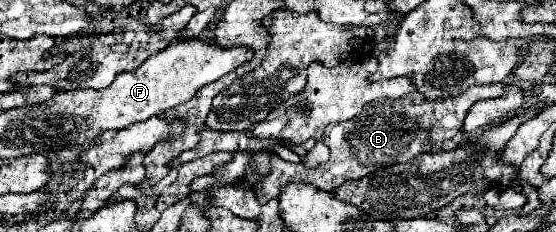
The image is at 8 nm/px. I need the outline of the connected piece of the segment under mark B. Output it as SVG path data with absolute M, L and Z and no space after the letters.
M487 84L487 86L473 86L467 92L445 98L445 100L425 100L421 94L409 94L407 98L383 98L367 104L363 112L347 122L329 124L325 128L323 140L333 140L333 154L327 162L313 168L311 172L301 172L301 164L291 164L281 160L279 156L273 158L273 170L271 174L257 184L255 196L261 204L269 202L271 198L277 198L281 188L291 182L303 182L313 184L325 192L335 192L343 182L363 178L365 174L371 174L383 166L409 162L421 152L427 152L429 148L441 150L445 140L451 140L461 128L465 120L465 112L479 102L489 98L499 98L507 90L507 84Z

